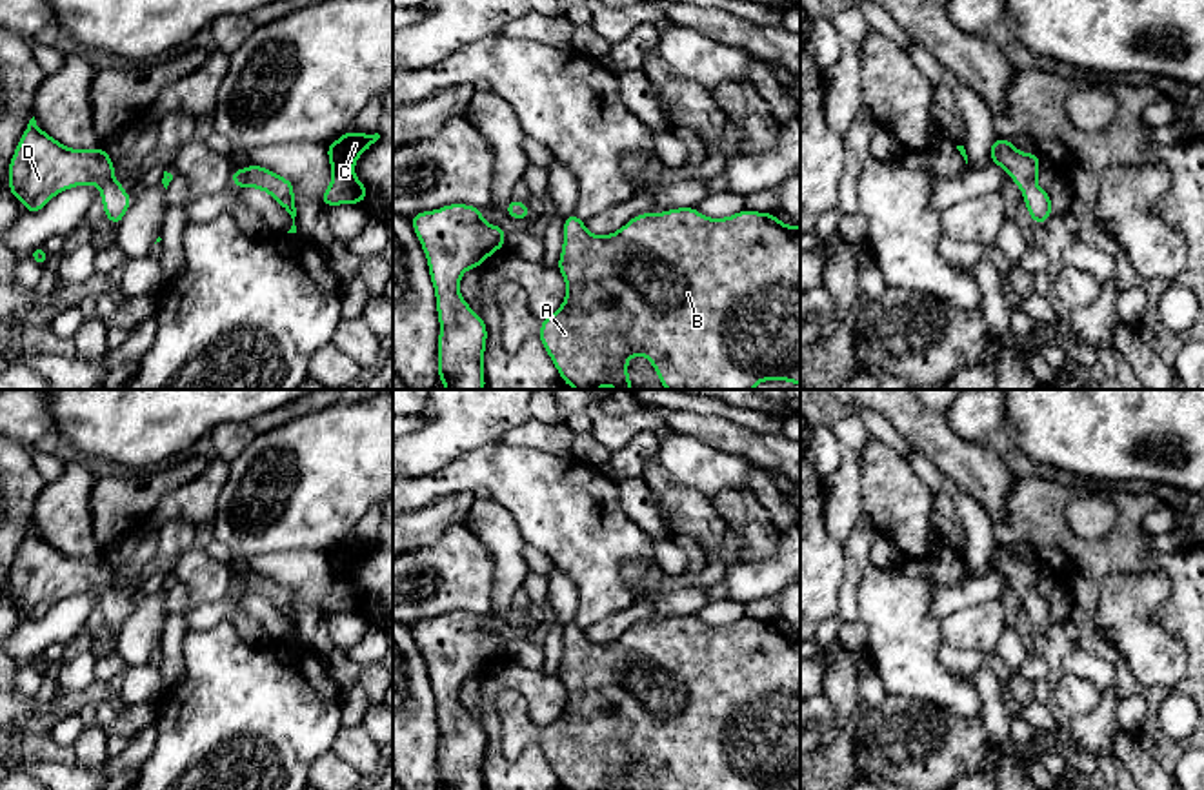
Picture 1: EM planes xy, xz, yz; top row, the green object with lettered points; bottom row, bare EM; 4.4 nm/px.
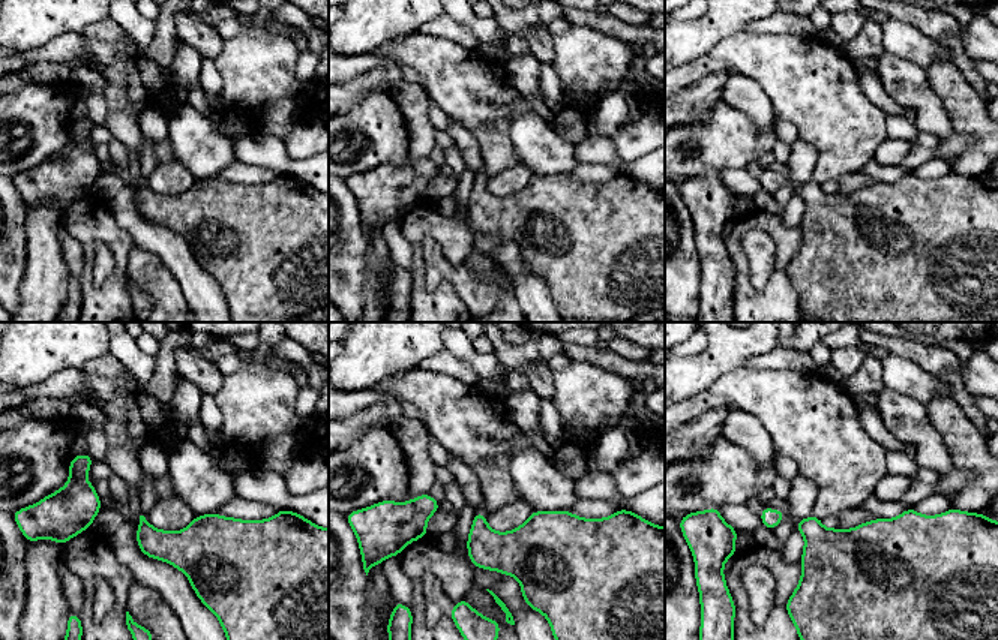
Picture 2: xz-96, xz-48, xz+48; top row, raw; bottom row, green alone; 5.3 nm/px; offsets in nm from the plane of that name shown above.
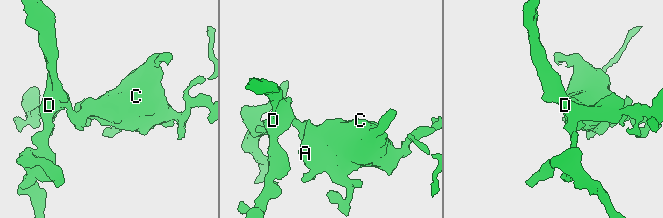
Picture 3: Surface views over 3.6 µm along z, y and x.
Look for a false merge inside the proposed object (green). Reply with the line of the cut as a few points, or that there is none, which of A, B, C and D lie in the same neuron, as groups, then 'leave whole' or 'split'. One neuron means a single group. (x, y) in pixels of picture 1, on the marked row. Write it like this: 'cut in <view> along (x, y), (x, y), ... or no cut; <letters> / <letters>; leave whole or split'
no cut; A B C D; leave whole

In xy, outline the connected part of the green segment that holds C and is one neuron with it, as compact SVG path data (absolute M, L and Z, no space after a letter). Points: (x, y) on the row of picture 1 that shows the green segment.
M347 129L336 142L326 146L333 171L333 180L322 193L326 209L338 204L364 204L369 191L356 178L353 166L378 138L378 133L367 135Z

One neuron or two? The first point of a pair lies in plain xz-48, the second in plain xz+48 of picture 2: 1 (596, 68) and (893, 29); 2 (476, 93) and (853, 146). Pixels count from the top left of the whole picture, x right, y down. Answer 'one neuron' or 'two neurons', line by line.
1: one neuron
2: one neuron

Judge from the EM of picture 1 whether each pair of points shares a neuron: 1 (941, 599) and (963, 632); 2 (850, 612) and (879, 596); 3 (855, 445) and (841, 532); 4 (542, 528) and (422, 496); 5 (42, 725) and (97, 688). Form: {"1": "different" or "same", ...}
{"1": "different", "2": "different", "3": "same", "4": "same", "5": "same"}

